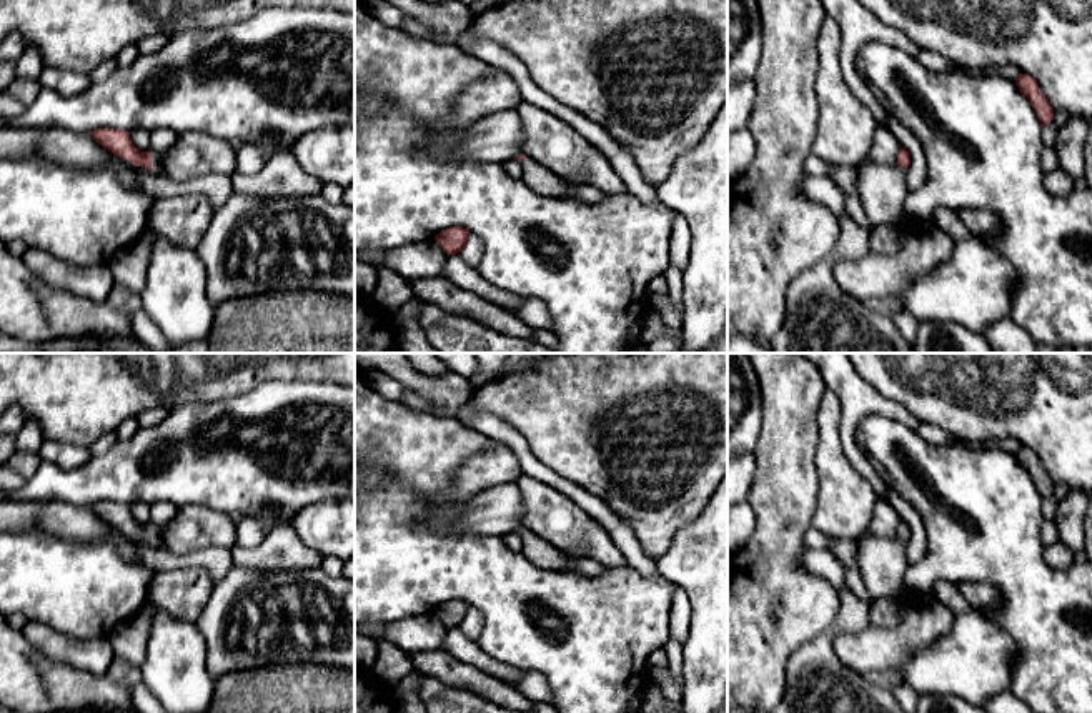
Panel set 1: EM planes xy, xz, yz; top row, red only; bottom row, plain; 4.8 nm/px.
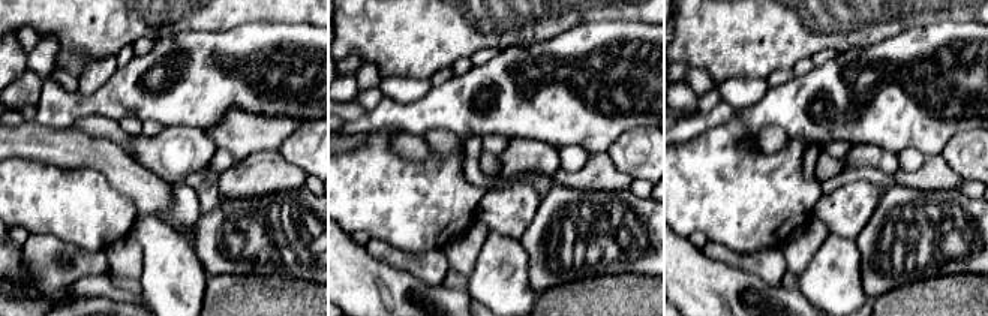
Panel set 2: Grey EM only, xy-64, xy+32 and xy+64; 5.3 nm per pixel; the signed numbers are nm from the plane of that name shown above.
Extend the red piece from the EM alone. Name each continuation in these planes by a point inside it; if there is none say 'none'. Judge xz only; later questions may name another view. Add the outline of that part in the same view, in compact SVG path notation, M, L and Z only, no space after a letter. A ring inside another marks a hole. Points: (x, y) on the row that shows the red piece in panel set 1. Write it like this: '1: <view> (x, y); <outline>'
1: xz (536, 177); M523 162L521 180L538 195L578 200L568 193L563 177L548 172L543 165L536 162Z

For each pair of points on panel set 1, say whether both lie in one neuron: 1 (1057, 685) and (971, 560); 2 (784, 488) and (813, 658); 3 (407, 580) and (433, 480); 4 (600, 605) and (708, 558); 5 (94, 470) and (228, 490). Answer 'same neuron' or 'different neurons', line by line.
1: same neuron
2: different neurons
3: different neurons
4: different neurons
5: same neuron

